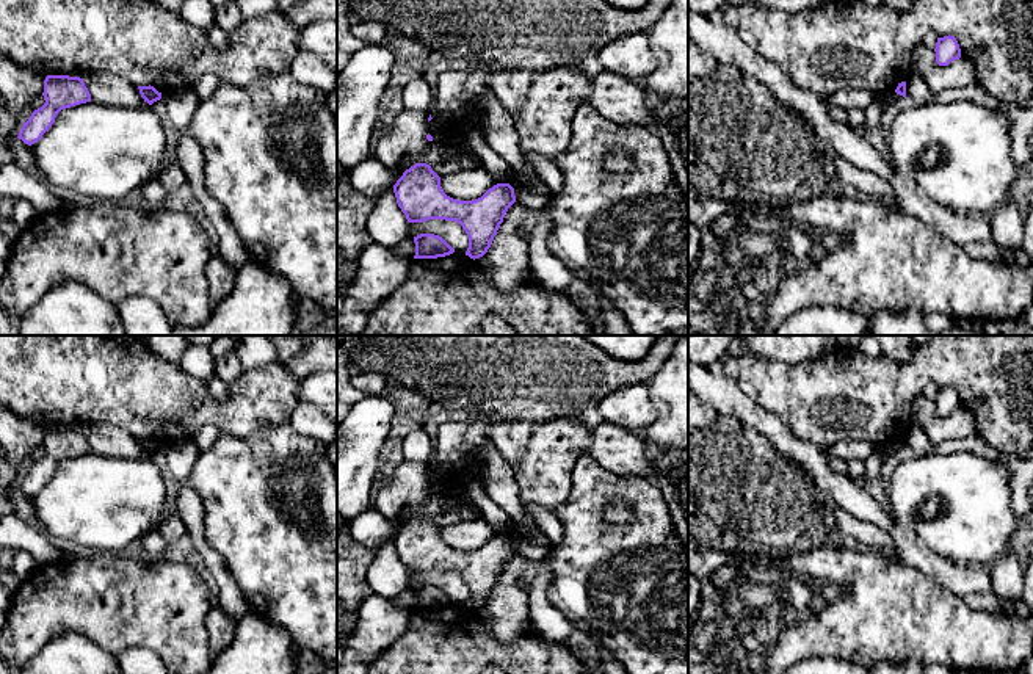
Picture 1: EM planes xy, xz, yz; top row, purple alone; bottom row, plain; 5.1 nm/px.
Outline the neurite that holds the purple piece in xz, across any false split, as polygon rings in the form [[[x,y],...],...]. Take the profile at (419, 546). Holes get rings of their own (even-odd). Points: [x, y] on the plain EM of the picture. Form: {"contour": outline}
{"contour": [[[415,514],[393,536],[397,555],[408,574],[456,572],[469,588],[466,607],[483,608],[492,596],[505,564],[516,553],[509,534],[497,534],[475,552],[447,547],[440,528],[426,514]]]}

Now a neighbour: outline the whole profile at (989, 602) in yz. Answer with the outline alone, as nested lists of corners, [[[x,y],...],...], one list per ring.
[[[973,592],[973,594],[967,594],[964,597],[966,603],[972,608],[972,610],[986,610],[991,613],[1002,613],[1005,616],[1011,616],[1011,618],[1027,618],[1031,614],[1028,605],[1020,599],[1020,600],[1002,600],[997,596],[994,596],[992,592],[989,594],[980,594],[980,592]]]

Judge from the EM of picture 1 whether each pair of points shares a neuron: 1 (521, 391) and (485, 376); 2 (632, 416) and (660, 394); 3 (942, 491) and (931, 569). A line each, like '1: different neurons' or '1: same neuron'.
1: same neuron
2: different neurons
3: different neurons

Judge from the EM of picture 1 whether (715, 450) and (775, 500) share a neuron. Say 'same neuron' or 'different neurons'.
same neuron

